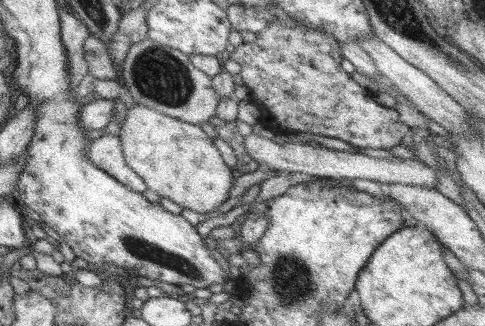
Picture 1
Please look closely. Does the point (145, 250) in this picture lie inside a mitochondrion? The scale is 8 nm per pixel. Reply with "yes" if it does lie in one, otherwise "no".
yes

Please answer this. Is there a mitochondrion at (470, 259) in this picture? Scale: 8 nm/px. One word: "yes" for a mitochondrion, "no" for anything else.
no

